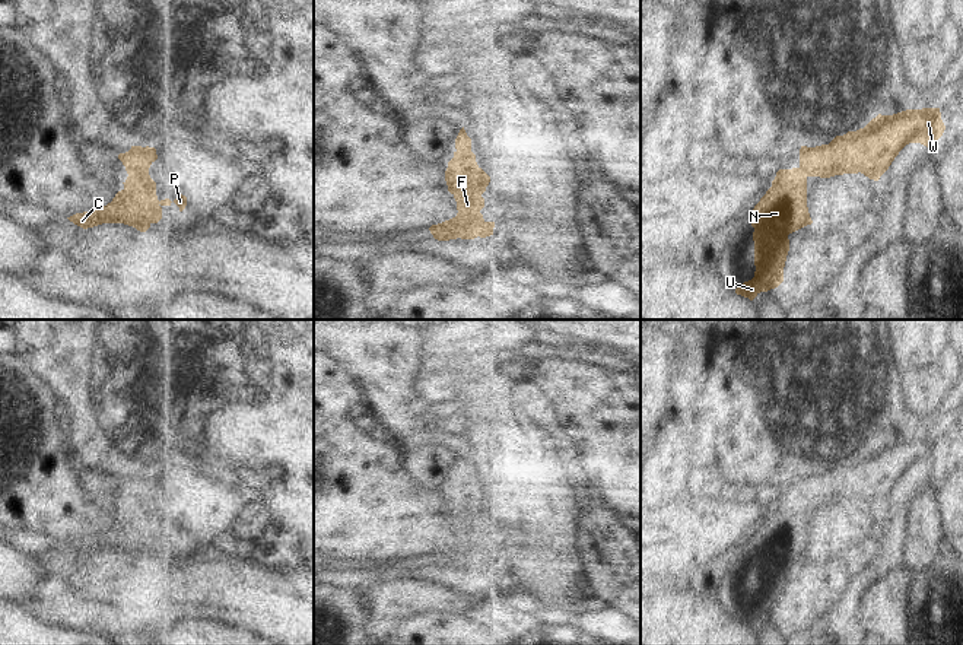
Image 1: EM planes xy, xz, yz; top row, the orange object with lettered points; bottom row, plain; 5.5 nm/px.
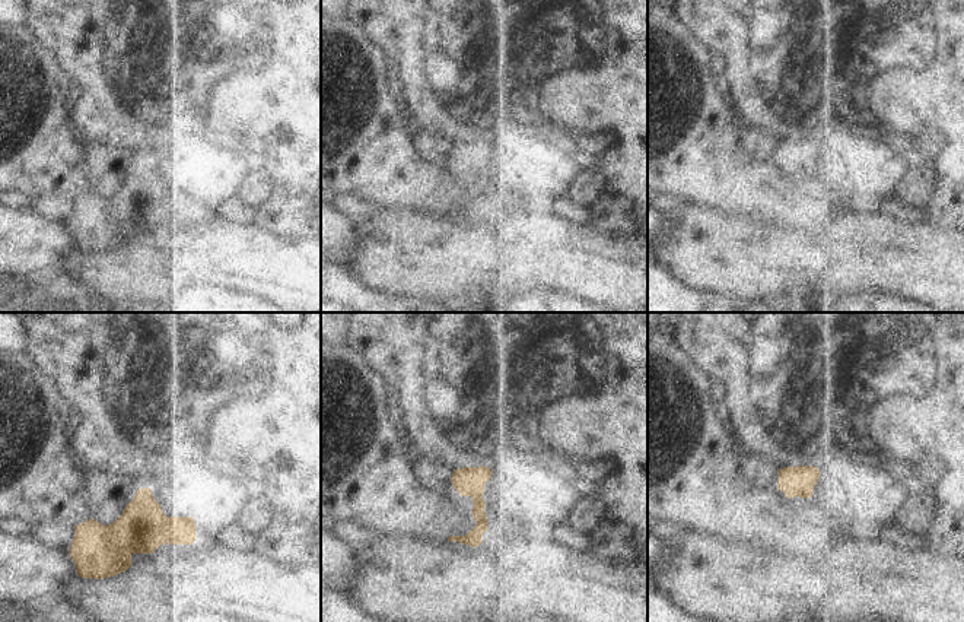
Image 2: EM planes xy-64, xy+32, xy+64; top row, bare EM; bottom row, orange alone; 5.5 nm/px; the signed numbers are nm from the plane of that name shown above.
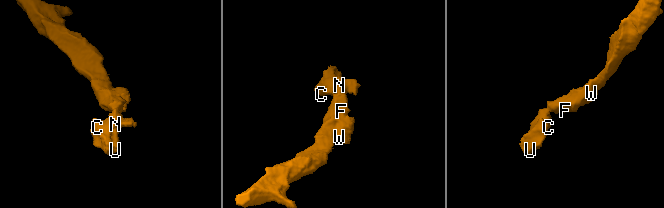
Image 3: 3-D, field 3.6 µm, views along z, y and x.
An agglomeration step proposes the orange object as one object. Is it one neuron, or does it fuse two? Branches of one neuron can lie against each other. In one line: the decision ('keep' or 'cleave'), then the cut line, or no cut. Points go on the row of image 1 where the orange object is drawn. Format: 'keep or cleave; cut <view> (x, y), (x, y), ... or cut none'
keep; cut none

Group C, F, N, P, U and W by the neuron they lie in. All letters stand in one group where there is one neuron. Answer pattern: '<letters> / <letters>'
C F N P U W

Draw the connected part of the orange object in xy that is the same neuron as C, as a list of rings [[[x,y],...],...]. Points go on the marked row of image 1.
[[[131,146],[118,159],[128,174],[124,188],[115,194],[111,203],[98,210],[76,213],[67,217],[74,225],[88,229],[102,223],[124,223],[146,232],[152,223],[162,219],[162,207],[171,206],[171,200],[158,200],[156,182],[149,175],[150,165],[158,159],[155,147]]]

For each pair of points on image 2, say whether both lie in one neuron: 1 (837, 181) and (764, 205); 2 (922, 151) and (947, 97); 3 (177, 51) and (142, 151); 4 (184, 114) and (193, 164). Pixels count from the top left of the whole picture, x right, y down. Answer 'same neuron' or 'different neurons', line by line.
1: different neurons
2: different neurons
3: same neuron
4: different neurons

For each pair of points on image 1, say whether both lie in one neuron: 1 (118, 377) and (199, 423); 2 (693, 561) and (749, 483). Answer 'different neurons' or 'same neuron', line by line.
1: same neuron
2: different neurons

